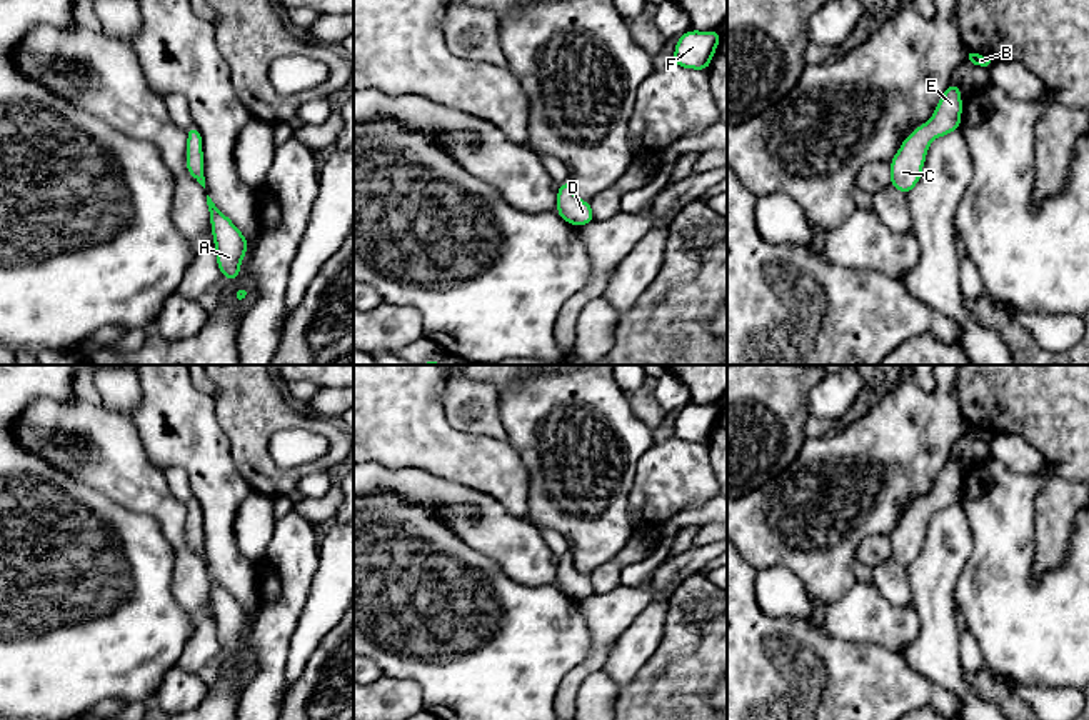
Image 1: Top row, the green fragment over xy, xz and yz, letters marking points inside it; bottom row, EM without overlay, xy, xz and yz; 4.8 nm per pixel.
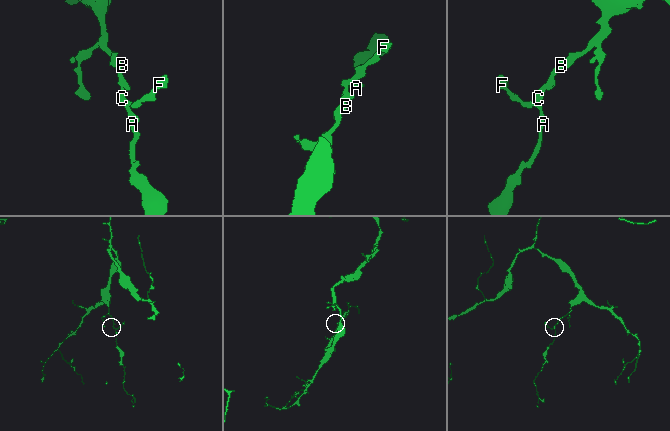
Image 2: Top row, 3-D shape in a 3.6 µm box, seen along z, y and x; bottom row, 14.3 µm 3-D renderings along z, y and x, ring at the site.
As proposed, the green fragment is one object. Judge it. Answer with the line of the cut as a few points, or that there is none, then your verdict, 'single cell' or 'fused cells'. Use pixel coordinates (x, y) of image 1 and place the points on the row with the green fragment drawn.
no cut; single cell

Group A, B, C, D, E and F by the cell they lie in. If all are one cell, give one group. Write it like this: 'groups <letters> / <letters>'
groups A B C D E F

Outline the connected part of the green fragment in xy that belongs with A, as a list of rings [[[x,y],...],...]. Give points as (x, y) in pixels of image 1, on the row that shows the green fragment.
[[[207,195],[207,205],[212,222],[212,235],[217,250],[217,263],[222,277],[237,280],[240,275],[240,262],[248,250],[247,238],[242,232],[225,217]]]

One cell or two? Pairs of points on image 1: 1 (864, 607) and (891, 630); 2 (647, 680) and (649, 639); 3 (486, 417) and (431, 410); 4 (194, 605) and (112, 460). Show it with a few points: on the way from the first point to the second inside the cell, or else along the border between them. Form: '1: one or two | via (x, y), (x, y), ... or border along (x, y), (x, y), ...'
1: one | via (871, 614), (884, 624)
2: two | border along (664, 622), (657, 649), (622, 687)
3: two | border along (446, 382), (444, 412), (447, 420), (477, 435)
4: one | via (189, 569), (172, 520), (149, 497)

